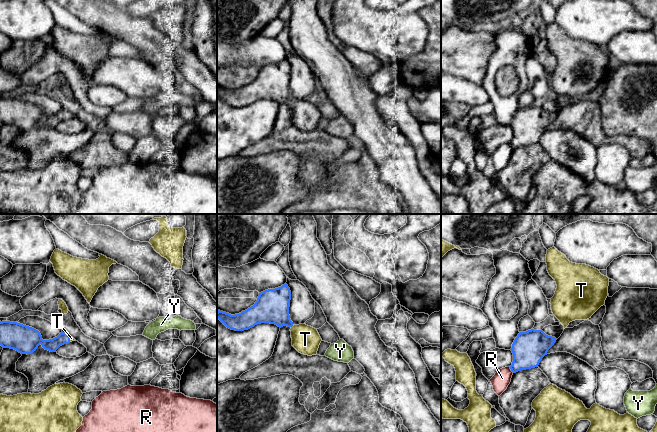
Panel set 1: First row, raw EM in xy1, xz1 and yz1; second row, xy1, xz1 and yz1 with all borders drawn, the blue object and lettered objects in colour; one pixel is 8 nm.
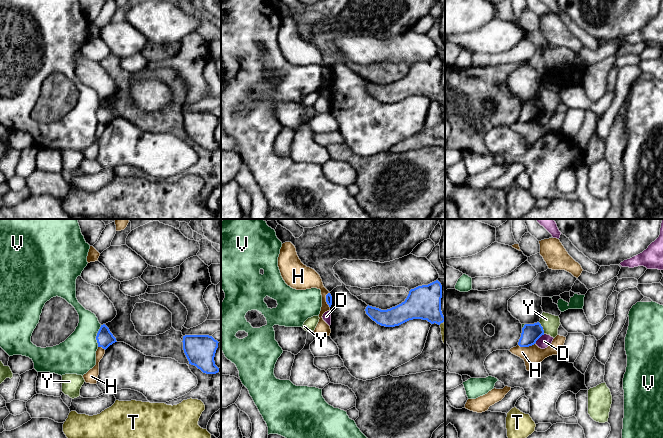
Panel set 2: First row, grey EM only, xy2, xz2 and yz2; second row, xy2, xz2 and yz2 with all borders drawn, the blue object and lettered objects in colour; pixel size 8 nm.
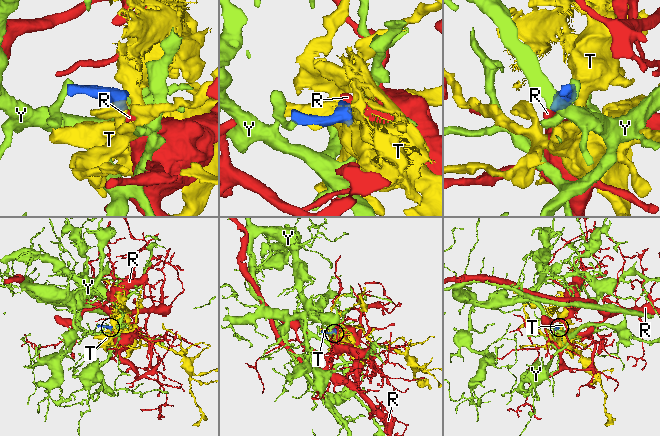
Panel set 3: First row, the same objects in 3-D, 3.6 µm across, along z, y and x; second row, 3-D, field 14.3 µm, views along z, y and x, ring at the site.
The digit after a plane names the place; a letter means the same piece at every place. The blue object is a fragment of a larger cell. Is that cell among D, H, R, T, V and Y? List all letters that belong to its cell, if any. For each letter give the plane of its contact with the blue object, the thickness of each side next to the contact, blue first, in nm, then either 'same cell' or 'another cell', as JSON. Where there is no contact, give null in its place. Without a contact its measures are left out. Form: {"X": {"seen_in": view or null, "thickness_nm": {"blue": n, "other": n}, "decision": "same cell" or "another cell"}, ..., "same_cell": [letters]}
{"D": {"seen_in": "yz2", "thickness_nm": {"blue": 150, "other": 100}, "decision": "another cell"}, "H": {"seen_in": "yz2", "thickness_nm": {"blue": 150, "other": 160}, "decision": "another cell"}, "R": {"seen_in": "yz1", "thickness_nm": {"blue": 260, "other": 140}, "decision": "another cell"}, "T": {"seen_in": "xz2", "thickness_nm": {"blue": 280, "other": 70}, "decision": "same cell"}, "V": {"seen_in": "xy2", "thickness_nm": {"blue": 140, "other": 300}, "decision": "another cell"}, "Y": {"seen_in": "yz2", "thickness_nm": {"blue": 150, "other": 140}, "decision": "another cell"}, "same_cell": ["T"]}

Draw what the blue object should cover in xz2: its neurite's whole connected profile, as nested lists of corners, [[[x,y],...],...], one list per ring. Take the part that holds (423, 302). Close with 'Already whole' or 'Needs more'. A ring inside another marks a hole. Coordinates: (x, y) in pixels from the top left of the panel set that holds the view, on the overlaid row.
[[[436,280],[428,285],[409,291],[404,302],[387,310],[367,306],[366,314],[377,324],[385,327],[399,326],[409,320],[422,319],[441,328],[445,344],[445,317],[441,311],[442,285]]]. Needs more

